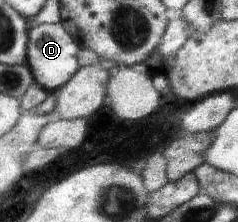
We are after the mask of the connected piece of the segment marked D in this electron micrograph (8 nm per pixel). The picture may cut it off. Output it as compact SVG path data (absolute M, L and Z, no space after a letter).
M61 20L56 23L43 23L30 29L28 64L34 71L37 82L51 92L58 92L70 83L73 74L77 74L77 44L71 40L71 32Z

